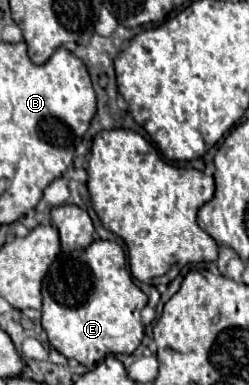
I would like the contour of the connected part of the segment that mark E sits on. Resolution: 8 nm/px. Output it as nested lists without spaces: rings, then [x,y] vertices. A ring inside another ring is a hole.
[[[95,240],[85,250],[59,254],[51,264],[43,280],[43,330],[49,344],[65,358],[75,358],[83,366],[91,366],[107,354],[133,354],[143,340],[141,310],[147,306],[147,296],[133,282],[131,272],[125,264],[125,252],[117,242]]]

